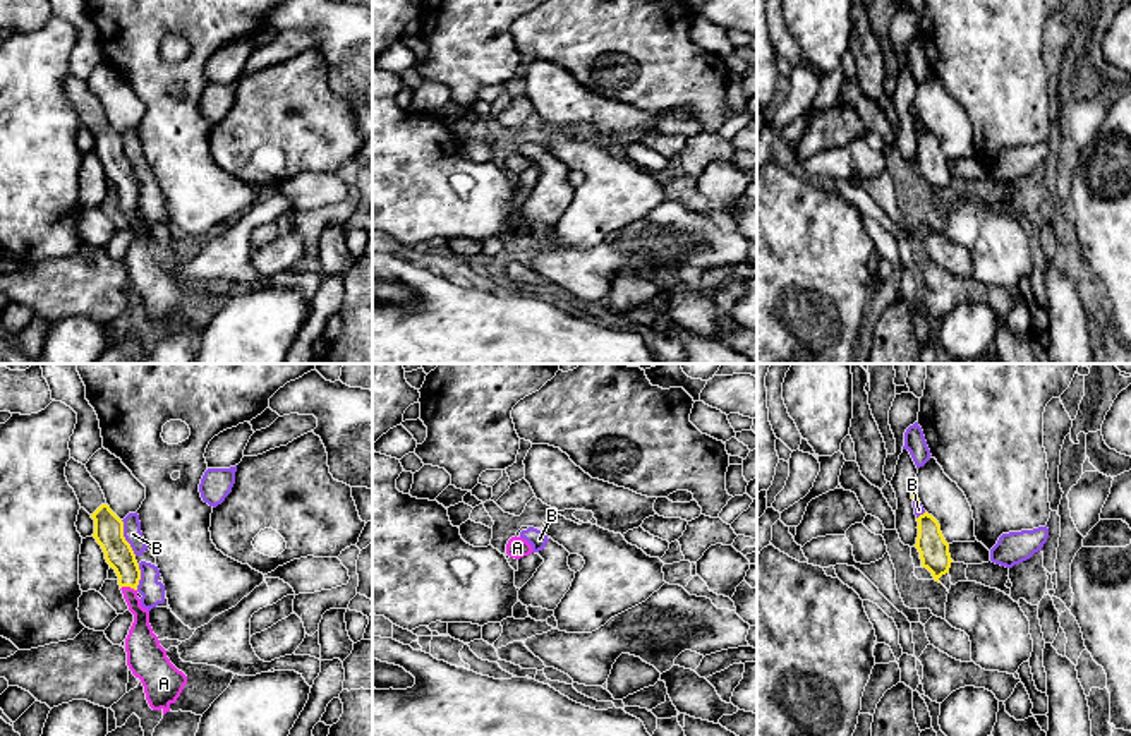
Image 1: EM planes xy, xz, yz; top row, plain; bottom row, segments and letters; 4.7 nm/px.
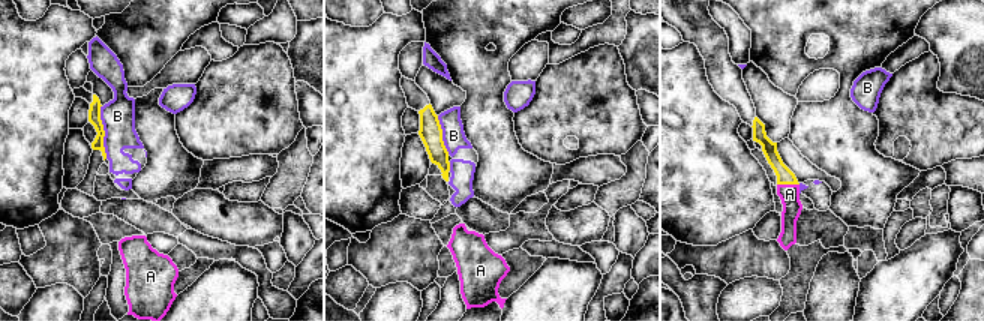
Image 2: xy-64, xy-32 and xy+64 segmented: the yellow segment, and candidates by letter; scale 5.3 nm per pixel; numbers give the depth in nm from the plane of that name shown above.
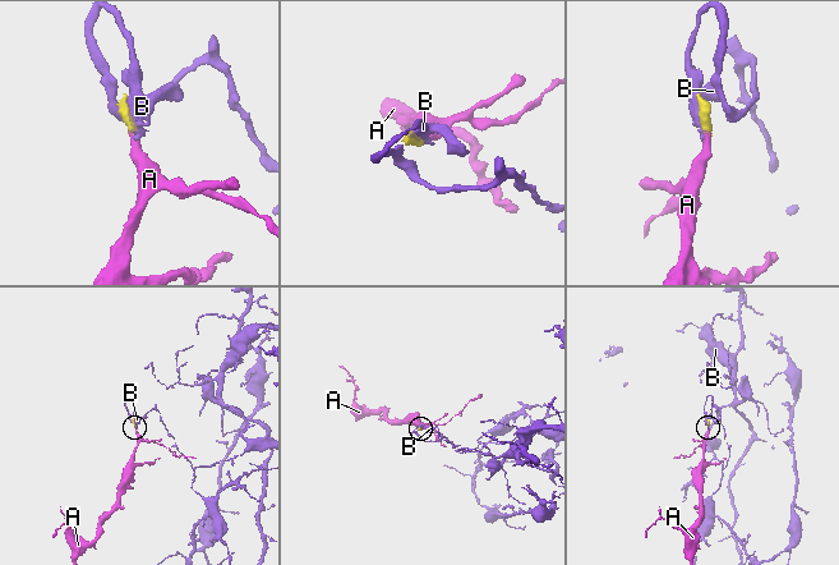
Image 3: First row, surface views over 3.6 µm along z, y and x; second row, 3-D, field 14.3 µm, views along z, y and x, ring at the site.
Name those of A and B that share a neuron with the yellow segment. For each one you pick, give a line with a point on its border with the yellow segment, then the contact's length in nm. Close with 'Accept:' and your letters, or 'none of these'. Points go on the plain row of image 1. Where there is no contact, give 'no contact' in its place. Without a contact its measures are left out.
A: contact xy (129, 201); length 80 nm
Accept: A

